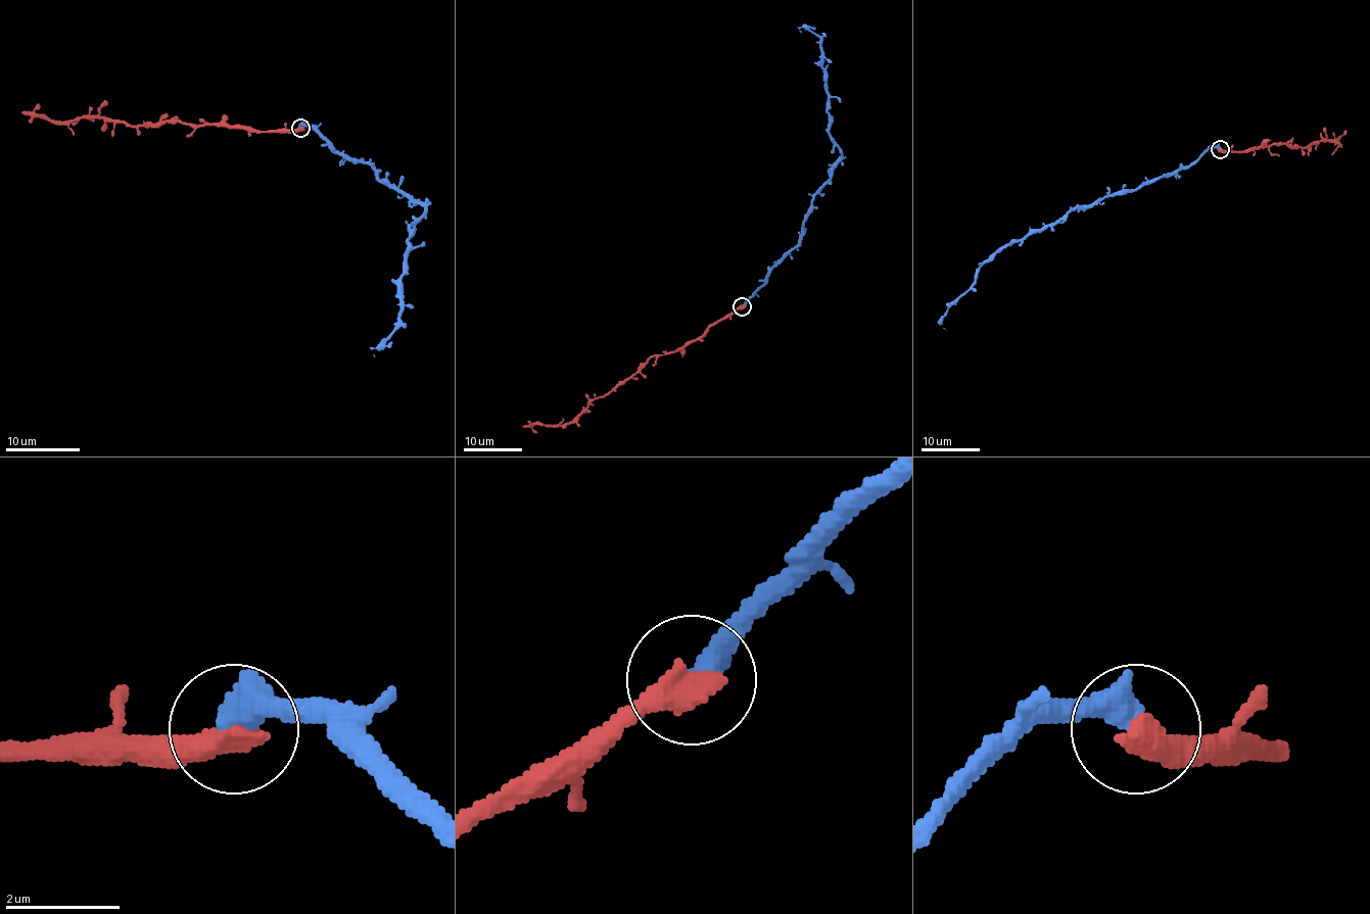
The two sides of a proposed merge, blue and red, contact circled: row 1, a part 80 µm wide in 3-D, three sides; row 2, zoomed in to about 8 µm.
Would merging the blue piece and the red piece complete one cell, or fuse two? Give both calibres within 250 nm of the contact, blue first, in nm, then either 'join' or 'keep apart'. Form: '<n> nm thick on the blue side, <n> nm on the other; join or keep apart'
480 nm thick on the blue side, 550 nm on the other; keep apart

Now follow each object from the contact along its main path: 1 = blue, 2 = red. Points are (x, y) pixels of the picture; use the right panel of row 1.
1: (1220, 149), (1210, 147), (1196, 160), (1156, 180), (1107, 194), (1006, 243), (953, 303), (940, 323), (946, 330)
2: (1220, 149), (1233, 152), (1286, 144), (1306, 147), (1334, 141), (1339, 144), (1340, 136)

